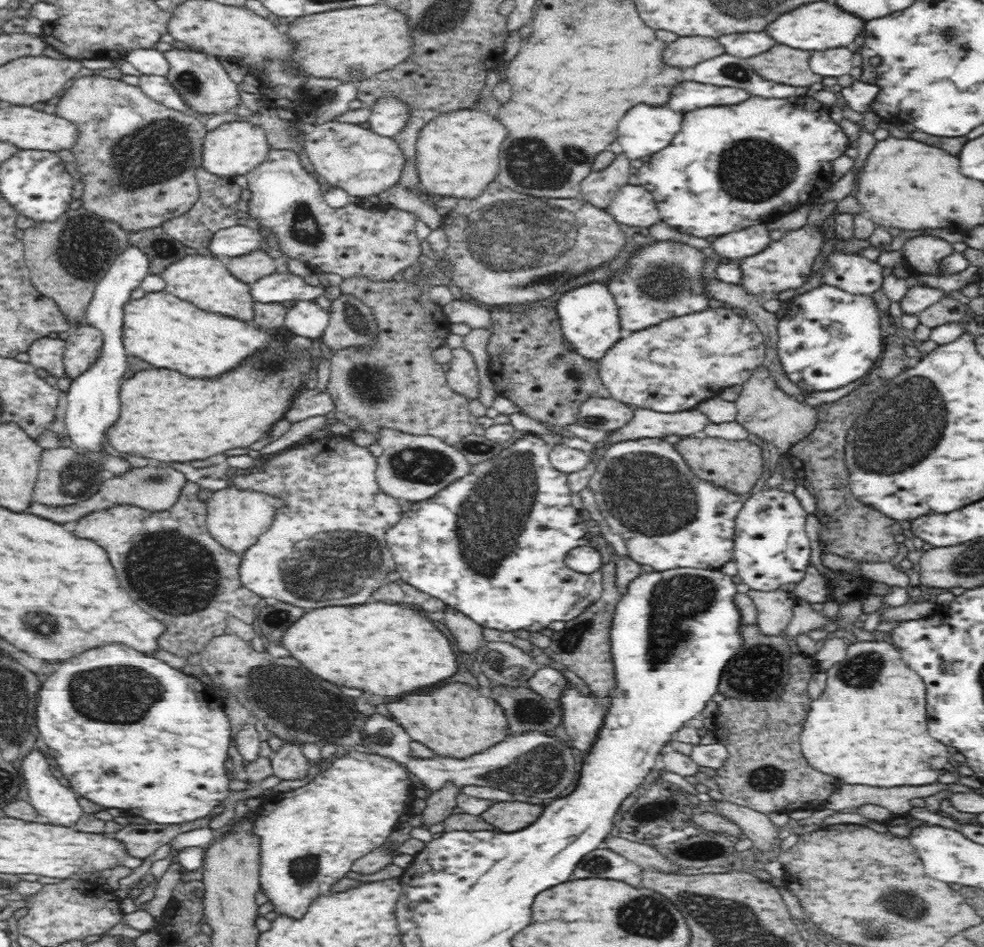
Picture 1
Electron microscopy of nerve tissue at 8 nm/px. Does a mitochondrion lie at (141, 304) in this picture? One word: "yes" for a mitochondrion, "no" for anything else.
no

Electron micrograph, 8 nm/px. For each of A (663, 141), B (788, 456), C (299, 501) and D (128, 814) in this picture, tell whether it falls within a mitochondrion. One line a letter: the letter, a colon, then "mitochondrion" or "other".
A: other
B: other
C: other
D: other

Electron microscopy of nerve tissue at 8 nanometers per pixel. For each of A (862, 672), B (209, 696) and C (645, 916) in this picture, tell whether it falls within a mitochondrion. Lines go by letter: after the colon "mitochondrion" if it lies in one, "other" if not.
A: mitochondrion
B: other
C: mitochondrion

